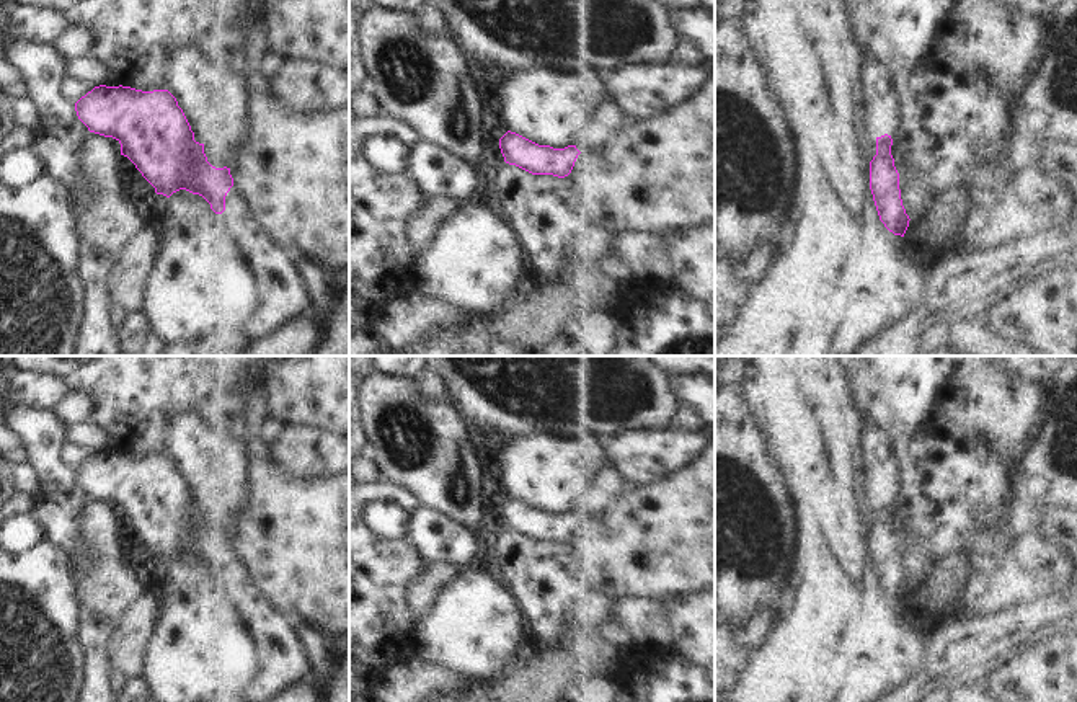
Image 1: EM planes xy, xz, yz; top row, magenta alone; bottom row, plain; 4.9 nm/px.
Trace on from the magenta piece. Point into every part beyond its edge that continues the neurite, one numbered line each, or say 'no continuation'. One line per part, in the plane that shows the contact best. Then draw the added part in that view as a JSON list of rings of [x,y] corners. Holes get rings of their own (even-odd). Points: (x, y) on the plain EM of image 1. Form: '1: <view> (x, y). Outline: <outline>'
1: xy (286, 662). Outline: [[[235,552],[225,562],[224,583],[250,625],[263,656],[264,687],[287,689],[304,681],[313,681],[313,666],[297,630],[297,619],[273,602],[255,581],[245,560]]]

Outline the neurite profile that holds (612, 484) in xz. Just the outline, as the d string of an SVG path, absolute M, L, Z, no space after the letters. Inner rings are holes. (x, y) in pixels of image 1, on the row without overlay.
M610 464L599 477L597 501L591 506L578 506L576 514L579 518L596 518L614 506L615 501L627 495L633 487L635 485L632 483L632 480Z

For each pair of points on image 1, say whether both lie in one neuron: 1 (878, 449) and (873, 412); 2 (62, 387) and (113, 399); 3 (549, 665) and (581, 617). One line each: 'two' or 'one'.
1: one
2: two
3: two

